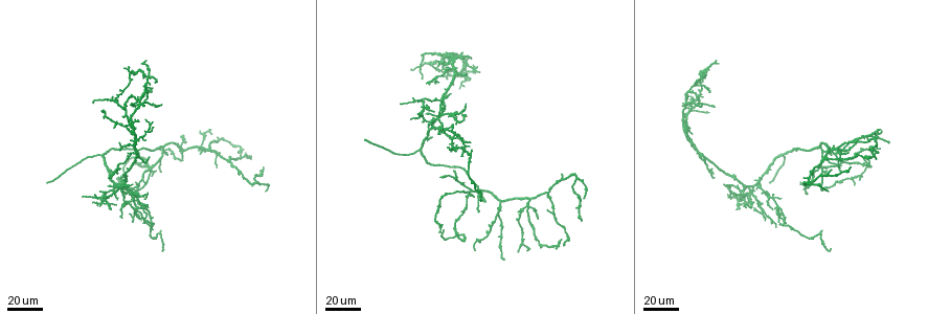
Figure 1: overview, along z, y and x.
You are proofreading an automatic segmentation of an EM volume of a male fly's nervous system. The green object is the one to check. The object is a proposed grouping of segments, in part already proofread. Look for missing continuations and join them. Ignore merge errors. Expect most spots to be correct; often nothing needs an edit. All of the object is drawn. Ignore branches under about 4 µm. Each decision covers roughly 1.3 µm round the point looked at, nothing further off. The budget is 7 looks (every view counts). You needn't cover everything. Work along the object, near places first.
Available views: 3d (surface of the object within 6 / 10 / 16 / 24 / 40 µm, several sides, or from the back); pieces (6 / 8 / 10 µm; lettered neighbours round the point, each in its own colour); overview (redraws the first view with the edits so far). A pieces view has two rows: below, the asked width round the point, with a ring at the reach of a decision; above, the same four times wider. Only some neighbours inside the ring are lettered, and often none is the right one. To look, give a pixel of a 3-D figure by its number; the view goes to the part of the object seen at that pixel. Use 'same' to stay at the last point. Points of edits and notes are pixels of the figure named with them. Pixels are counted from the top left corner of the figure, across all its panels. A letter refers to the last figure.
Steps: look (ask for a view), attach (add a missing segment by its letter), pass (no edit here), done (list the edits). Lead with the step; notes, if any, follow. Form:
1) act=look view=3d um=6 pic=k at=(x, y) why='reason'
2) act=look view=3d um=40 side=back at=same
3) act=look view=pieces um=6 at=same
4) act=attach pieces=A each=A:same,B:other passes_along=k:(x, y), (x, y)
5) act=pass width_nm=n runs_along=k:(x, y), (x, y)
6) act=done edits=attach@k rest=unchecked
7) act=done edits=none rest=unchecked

act=look view=3d um=40 pic=1 at=(876, 157) why='free end'

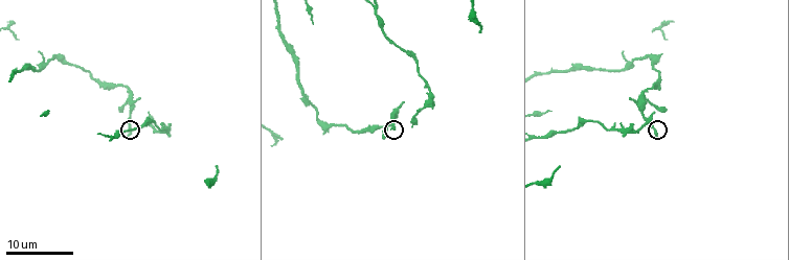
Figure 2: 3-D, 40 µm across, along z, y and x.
act=look view=pieces um=10 pic=2 at=(127, 134)

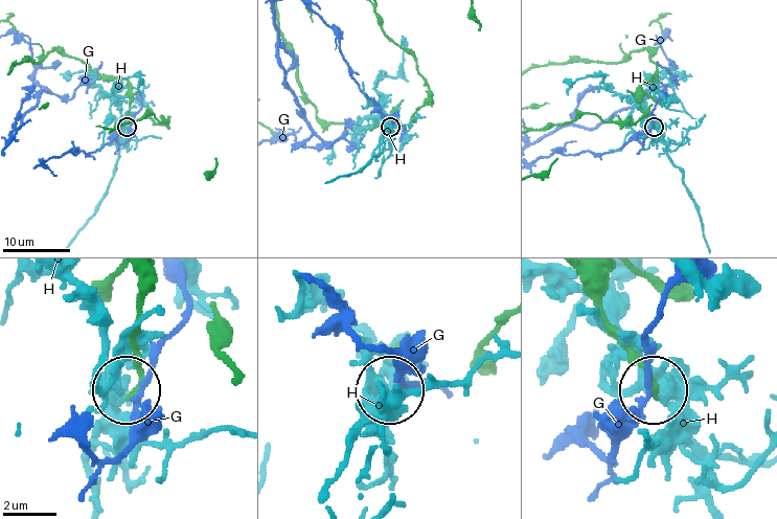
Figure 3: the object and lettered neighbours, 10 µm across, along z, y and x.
act=pass each=G:other,H:other runs_along=3:(650, 59), (657, 71), (642, 85), (640, 107), (653, 127) found='none of them fits'

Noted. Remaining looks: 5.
act=look view=3d um=24 pic=1 at=(186, 143) why='end of a long branch'

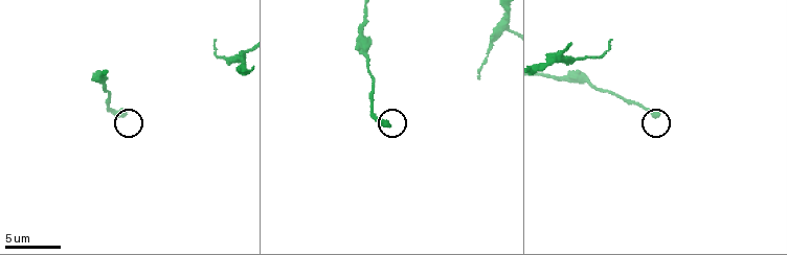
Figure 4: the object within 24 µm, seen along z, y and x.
act=look view=pieces um=6 pic=4 at=(386, 125) why='see the neighbours'

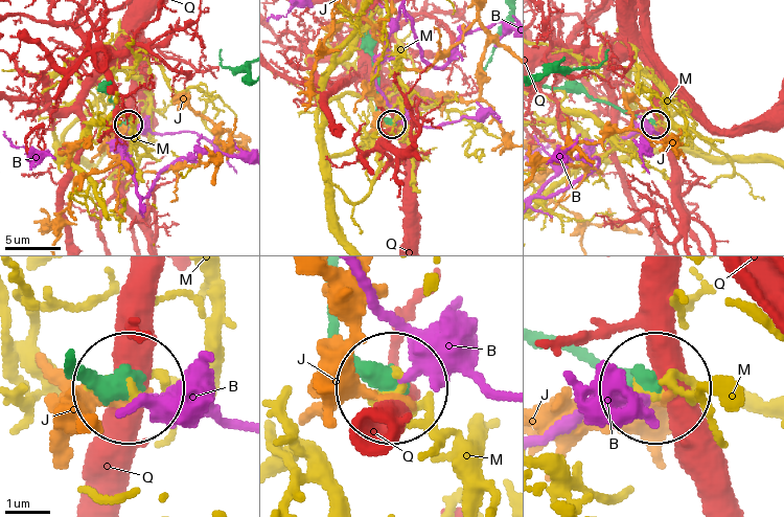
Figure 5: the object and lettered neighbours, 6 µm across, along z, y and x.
act=pass width_nm=380 each=B:other,J:other,M:other,Q:other found='no lettered segment goes on from it'

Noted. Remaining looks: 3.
act=look view=3d um=24 pic=1 at=(480, 210) why='thin end'

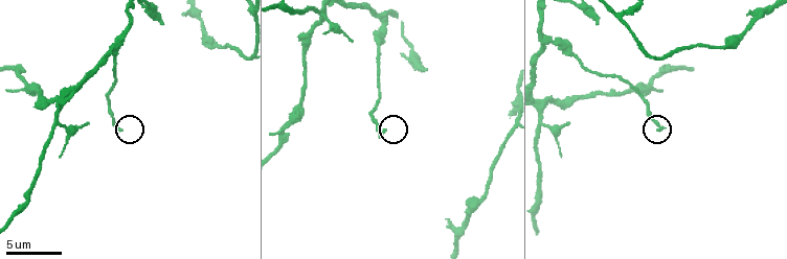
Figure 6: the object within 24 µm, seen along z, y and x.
act=look view=pieces um=6 pic=6 at=(386, 128)

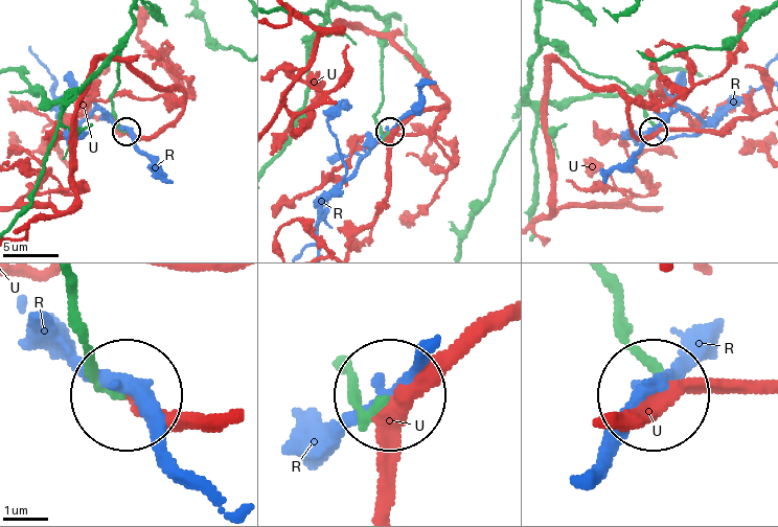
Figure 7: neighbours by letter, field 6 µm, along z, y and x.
act=pass each=R:other,U:other runs_along=7:(71, 288), (86, 367), (123, 389) found='no lettered segment goes on from it'

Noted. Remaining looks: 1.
act=done edits=none rest=unchecked

